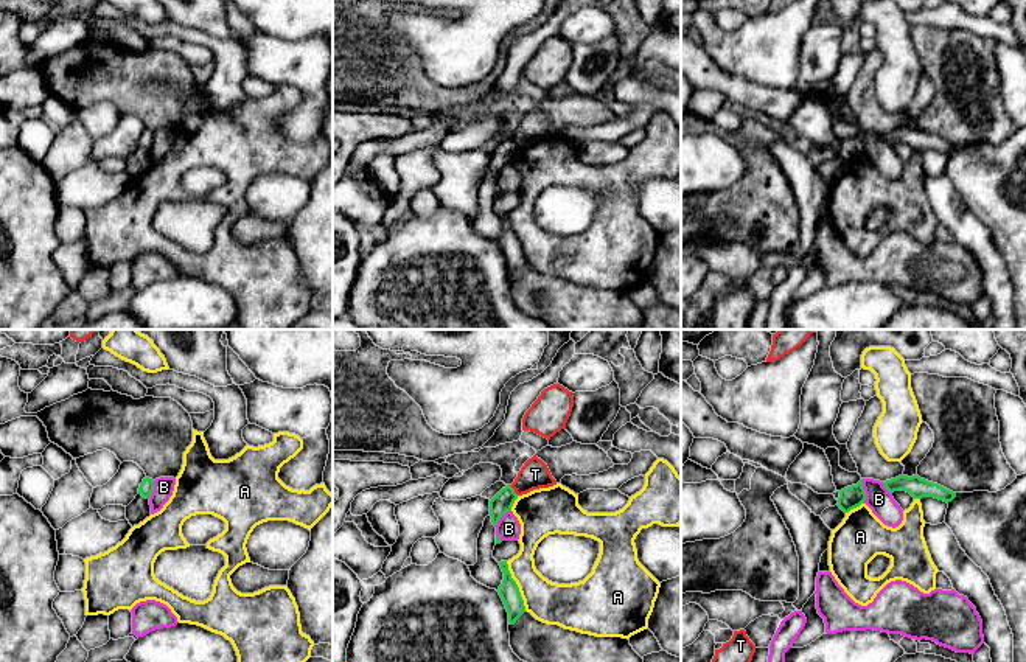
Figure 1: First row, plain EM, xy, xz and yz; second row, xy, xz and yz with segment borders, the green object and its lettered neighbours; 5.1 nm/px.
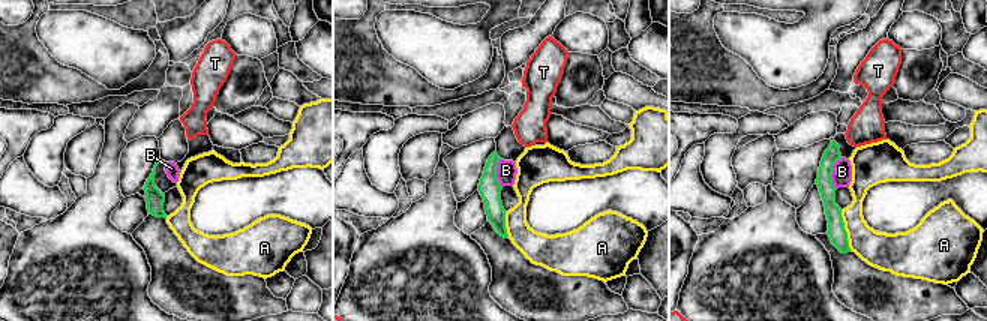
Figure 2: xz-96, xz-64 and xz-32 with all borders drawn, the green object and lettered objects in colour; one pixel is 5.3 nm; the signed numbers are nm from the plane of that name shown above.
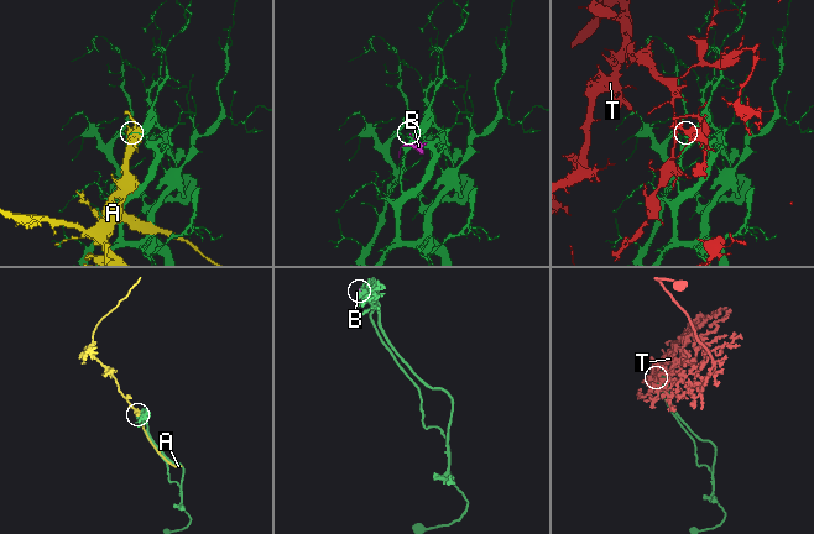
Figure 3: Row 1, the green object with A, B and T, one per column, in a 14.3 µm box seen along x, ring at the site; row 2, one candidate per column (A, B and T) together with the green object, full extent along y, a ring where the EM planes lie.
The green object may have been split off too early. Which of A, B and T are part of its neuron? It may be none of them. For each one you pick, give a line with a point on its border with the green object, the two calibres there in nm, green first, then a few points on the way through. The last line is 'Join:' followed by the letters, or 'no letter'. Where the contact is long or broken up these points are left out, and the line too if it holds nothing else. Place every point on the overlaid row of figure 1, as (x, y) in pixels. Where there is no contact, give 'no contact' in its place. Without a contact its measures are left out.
Join: no letter

